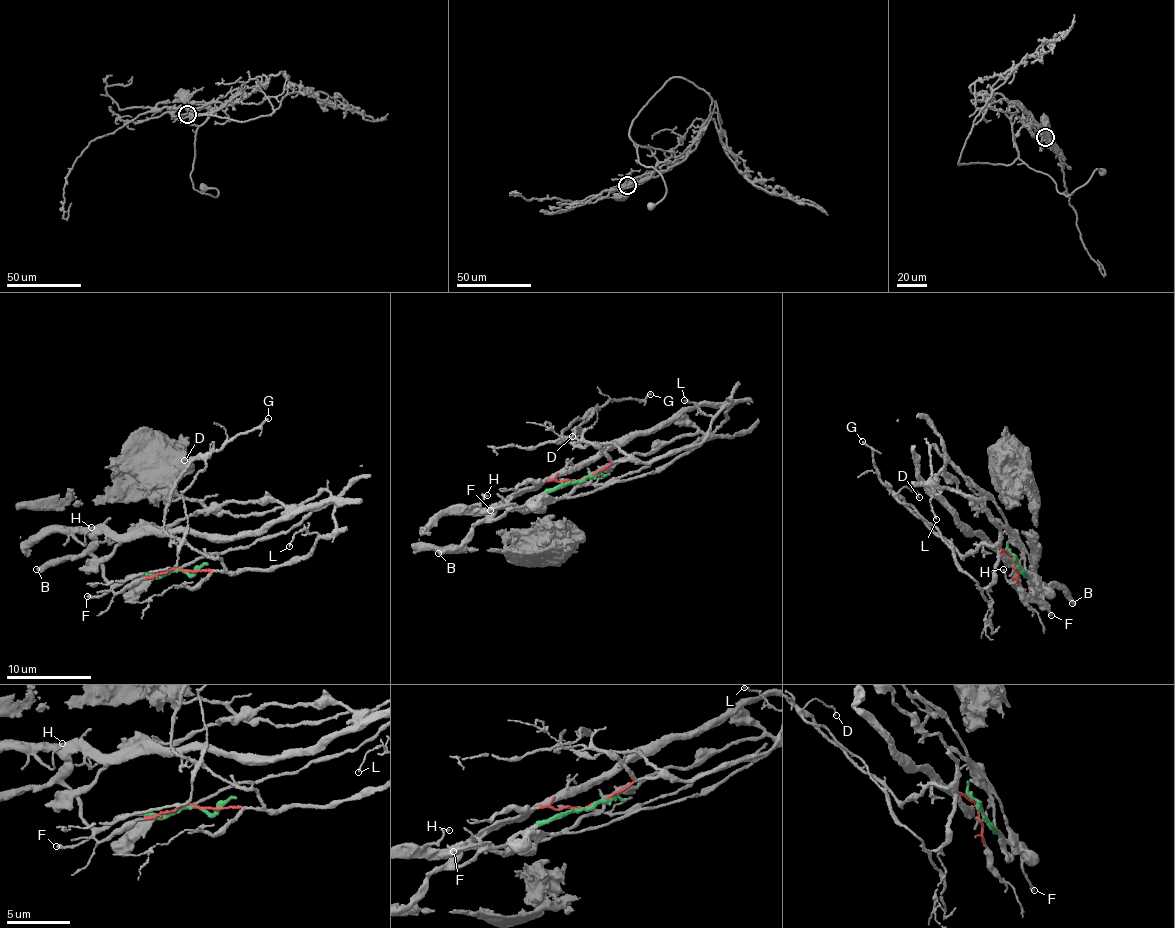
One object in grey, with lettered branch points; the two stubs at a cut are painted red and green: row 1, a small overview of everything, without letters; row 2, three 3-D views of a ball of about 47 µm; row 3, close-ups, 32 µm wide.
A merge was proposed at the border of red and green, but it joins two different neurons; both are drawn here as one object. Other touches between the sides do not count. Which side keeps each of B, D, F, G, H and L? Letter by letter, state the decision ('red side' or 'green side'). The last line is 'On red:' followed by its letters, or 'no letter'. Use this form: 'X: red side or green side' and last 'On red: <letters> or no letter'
B: green side
D: red side
F: green side
G: red side
H: green side
L: red side
On red: D, G, L

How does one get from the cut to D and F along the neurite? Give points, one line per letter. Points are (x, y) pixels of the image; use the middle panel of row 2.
D: (580, 479), (627, 456), (612, 443), (559, 440), (562, 429), (594, 411), (592, 425), (573, 437)
F: (580, 480), (541, 492), (524, 504), (489, 509)

